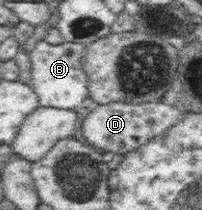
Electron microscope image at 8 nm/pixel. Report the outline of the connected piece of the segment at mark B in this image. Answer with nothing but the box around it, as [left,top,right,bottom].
[30,40,88,109]

